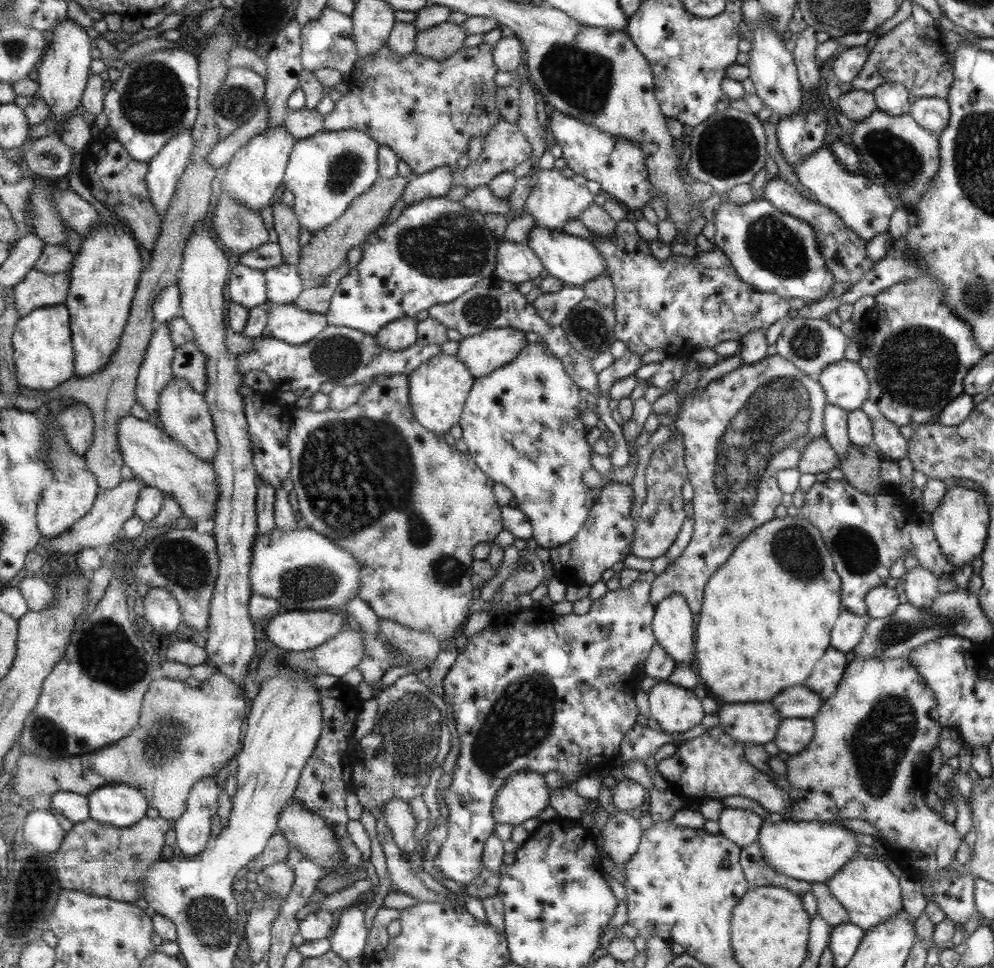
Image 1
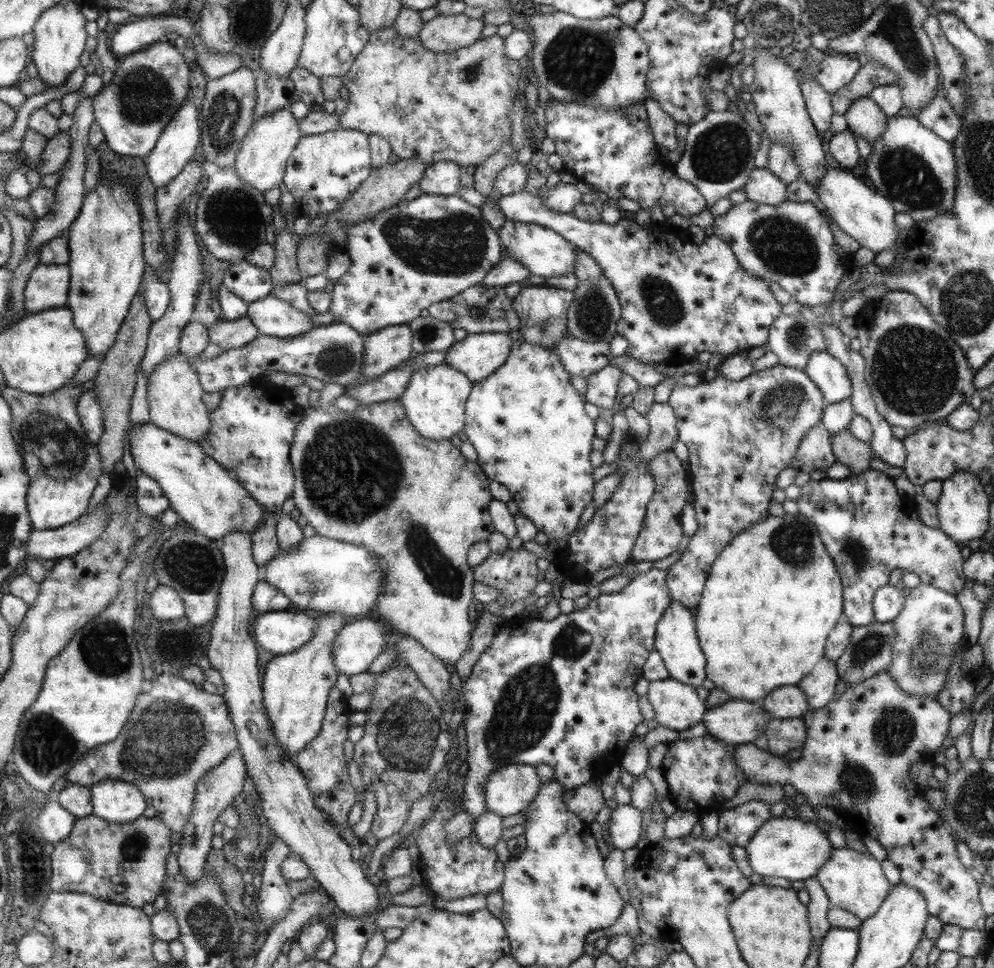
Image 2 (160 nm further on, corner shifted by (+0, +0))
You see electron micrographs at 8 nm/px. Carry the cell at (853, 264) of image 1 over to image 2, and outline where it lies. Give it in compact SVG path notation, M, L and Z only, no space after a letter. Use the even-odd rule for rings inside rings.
M756 168L747 177L742 190L747 201L779 206L785 202L785 184L765 168Z

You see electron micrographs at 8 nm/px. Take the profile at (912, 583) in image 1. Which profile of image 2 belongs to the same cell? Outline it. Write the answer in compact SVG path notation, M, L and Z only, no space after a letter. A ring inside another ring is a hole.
M925 582L909 591L899 616L892 620L896 638L892 642L892 662L884 669L905 695L935 698L944 690L953 652L961 649L963 615L959 598L948 591Z

